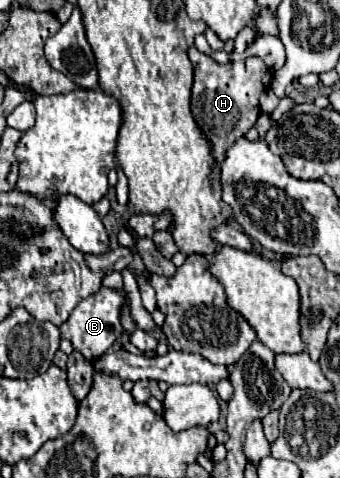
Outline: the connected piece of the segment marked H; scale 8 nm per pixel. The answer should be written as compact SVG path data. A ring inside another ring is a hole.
M191 46L187 54L195 68L195 78L191 88L191 112L195 122L211 142L211 152L215 162L221 164L225 160L227 148L235 144L239 136L245 136L249 128L253 128L259 116L259 96L271 84L271 70L257 56L247 58L245 61L232 62L227 66L215 62L211 56L201 54L195 46Z

